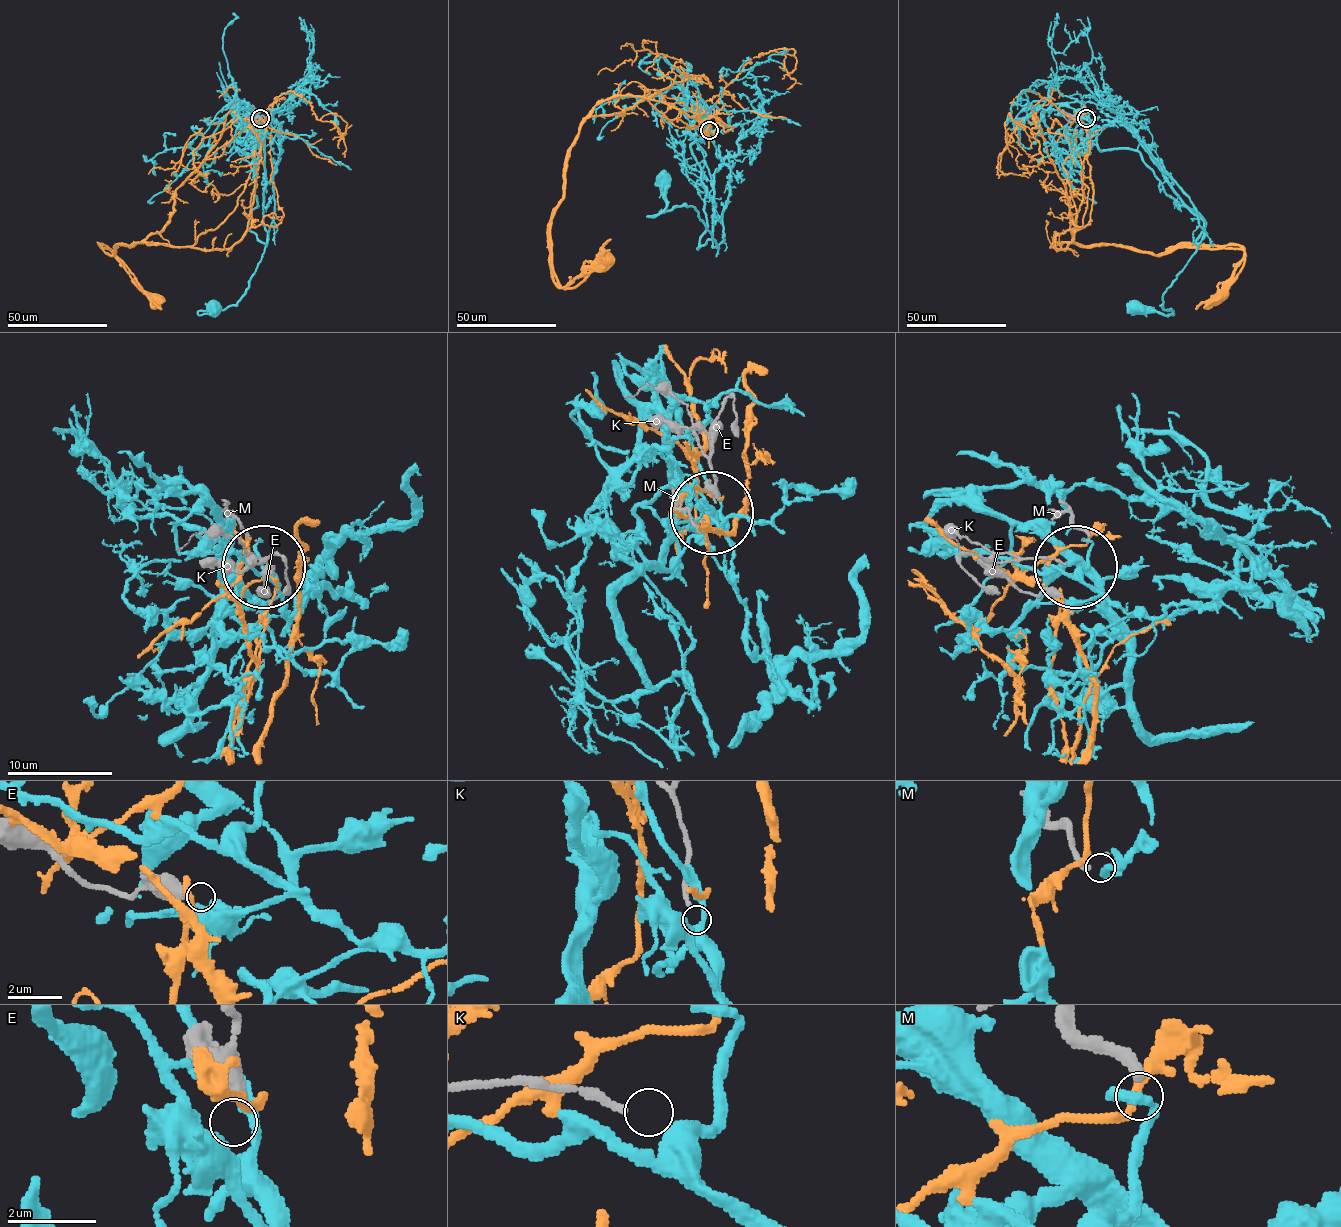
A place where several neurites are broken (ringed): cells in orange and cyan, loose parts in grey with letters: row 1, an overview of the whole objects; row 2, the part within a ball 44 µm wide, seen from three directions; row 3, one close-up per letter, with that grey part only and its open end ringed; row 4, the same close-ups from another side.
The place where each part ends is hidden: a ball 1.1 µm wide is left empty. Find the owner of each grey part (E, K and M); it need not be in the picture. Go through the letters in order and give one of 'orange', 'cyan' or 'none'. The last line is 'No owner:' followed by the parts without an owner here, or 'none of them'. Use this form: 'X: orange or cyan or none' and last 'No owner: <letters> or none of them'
E: none
K: none
M: cyan
No owner: E, K

